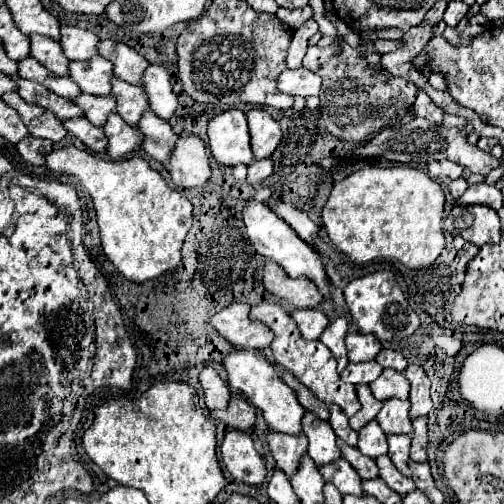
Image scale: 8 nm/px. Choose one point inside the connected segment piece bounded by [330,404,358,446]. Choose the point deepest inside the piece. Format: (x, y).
(339, 420)

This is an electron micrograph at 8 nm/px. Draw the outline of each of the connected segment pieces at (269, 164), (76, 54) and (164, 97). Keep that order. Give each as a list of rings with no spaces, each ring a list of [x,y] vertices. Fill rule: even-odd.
[[[272,158],[254,160],[254,162],[248,166],[248,178],[246,178],[246,182],[248,182],[248,184],[262,182],[262,180],[266,180],[272,172],[274,172],[274,162],[272,162]]]
[[[76,26],[60,28],[60,46],[68,60],[88,60],[96,56],[98,36],[88,30],[80,30]]]
[[[148,66],[144,70],[144,92],[148,94],[150,110],[162,120],[168,120],[178,108],[178,96],[172,92],[170,76],[162,66]]]

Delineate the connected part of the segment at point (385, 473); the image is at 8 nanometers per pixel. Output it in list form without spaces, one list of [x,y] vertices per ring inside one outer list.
[[[380,456],[380,458],[376,458],[376,464],[378,464],[378,474],[380,474],[380,478],[392,488],[392,490],[396,490],[398,494],[408,494],[408,492],[412,492],[412,488],[416,488],[414,486],[414,482],[412,482],[412,478],[406,478],[404,474],[400,474],[398,470],[396,470],[396,466],[392,466],[392,460],[388,458],[388,456]]]

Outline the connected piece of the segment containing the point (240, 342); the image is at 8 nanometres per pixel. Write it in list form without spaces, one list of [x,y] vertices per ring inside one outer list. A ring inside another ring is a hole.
[[[234,302],[220,310],[218,314],[214,314],[210,322],[232,346],[262,350],[272,342],[274,332],[266,324],[250,320],[248,312],[250,312],[248,304]]]

